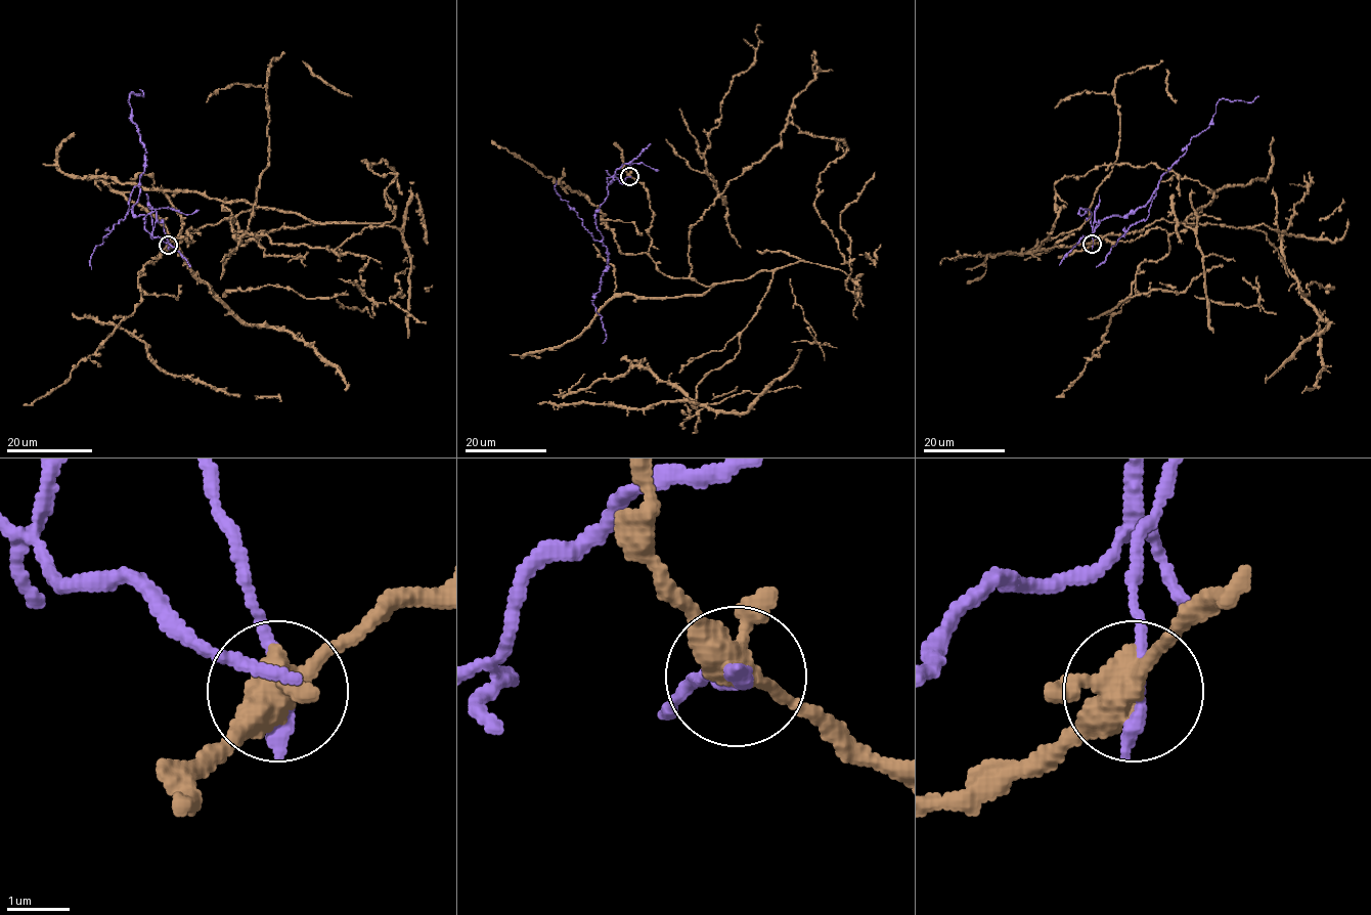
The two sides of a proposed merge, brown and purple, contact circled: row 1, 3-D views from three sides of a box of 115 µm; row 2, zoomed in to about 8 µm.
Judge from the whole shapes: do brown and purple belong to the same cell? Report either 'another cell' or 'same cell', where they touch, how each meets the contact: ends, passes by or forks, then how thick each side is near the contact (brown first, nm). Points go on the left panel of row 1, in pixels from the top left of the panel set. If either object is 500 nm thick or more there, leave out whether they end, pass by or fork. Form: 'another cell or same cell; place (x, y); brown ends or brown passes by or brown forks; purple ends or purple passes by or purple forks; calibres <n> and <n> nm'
another cell; place (168, 245); brown forks; purple ends; calibres 400 and 280 nm

